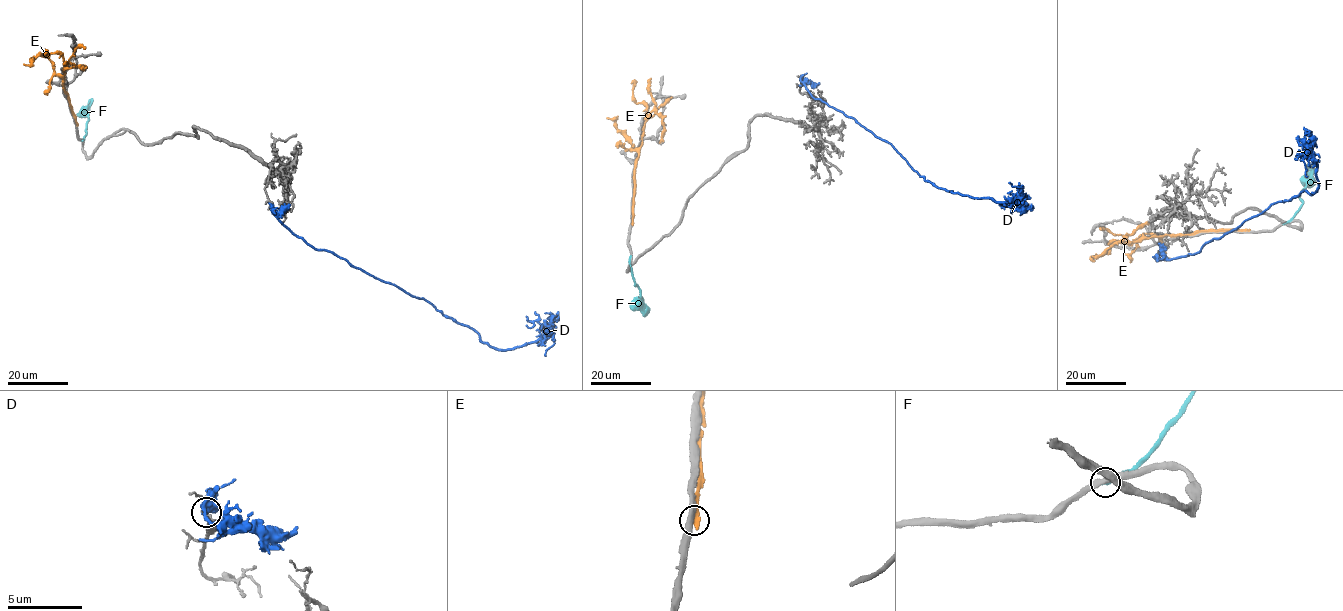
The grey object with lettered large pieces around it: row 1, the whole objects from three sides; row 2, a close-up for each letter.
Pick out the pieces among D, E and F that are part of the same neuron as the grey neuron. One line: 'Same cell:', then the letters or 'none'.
Same cell: none

